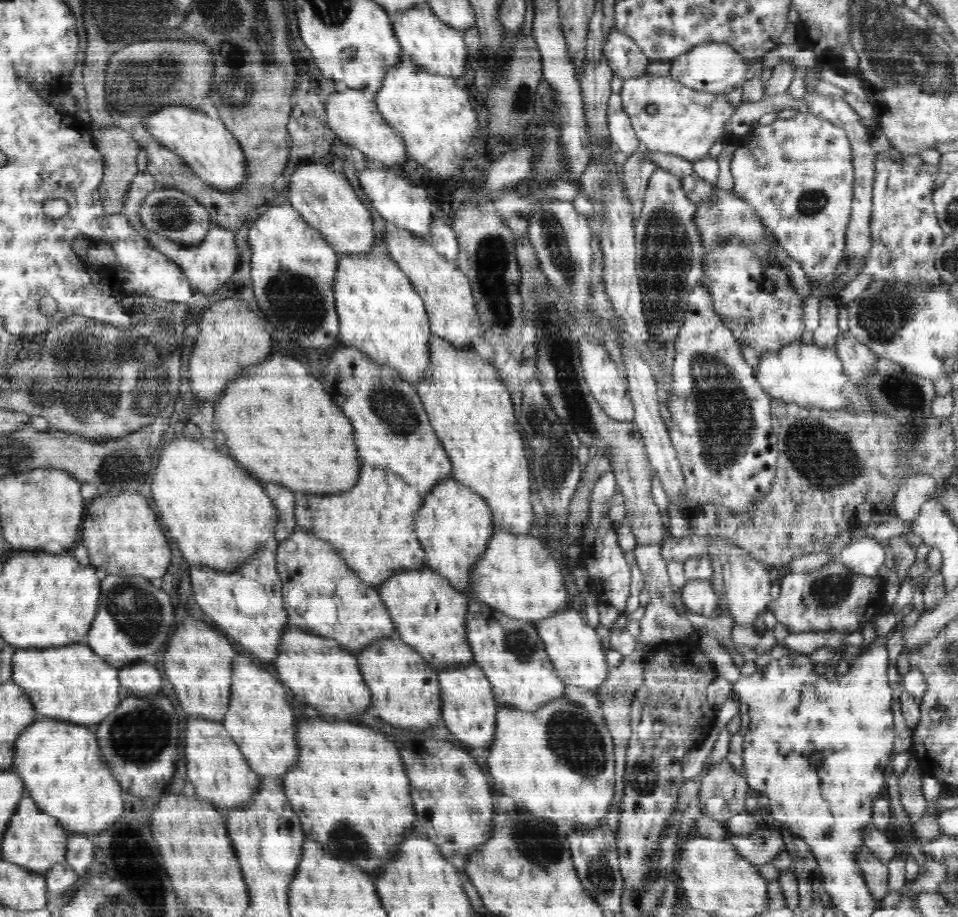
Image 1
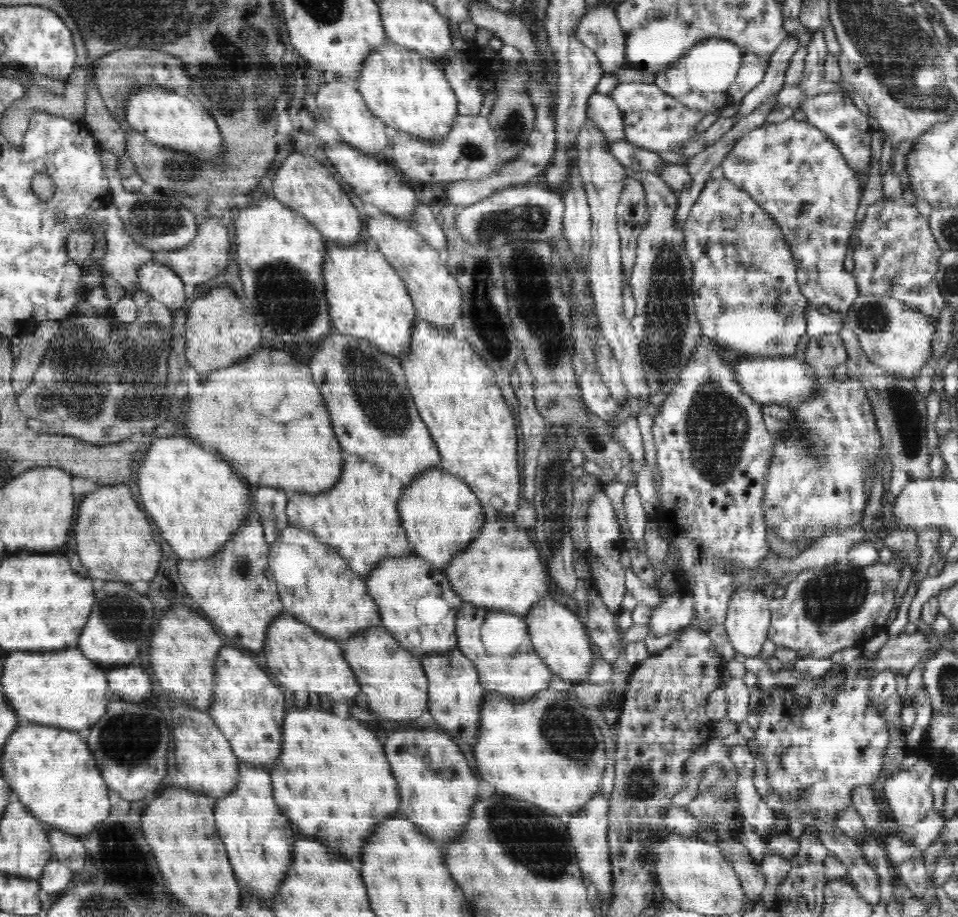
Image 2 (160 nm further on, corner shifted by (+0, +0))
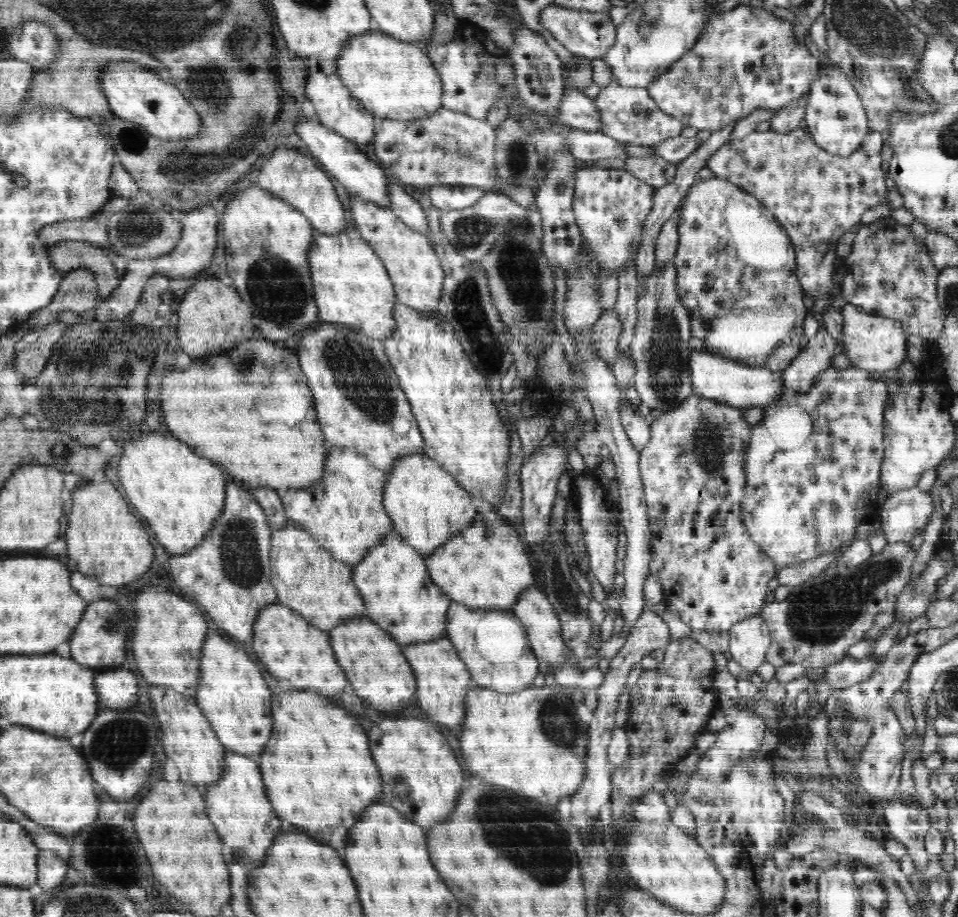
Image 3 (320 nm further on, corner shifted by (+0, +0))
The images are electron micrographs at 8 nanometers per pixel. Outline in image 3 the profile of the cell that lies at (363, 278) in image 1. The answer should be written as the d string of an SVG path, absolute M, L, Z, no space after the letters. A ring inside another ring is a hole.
M346 232L335 235L322 235L315 233L313 244L310 245L309 266L314 286L313 295L318 306L318 319L325 323L338 325L353 325L367 337L384 341L397 323L394 321L394 308L396 308L397 295L394 284L390 281L389 272L386 271L382 260L372 247L361 237L350 239Z

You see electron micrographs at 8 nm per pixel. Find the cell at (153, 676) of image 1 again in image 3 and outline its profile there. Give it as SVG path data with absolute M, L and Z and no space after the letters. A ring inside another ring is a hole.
M128 667L98 674L98 704L100 709L128 708L137 700L138 682Z

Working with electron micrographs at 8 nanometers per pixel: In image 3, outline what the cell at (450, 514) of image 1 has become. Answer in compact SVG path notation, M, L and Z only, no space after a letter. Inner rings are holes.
M423 452L412 453L404 456L396 462L396 465L388 472L388 480L385 482L383 507L392 519L395 533L406 541L406 544L419 550L422 556L430 556L438 548L452 540L452 537L466 530L476 520L476 507L470 504L470 495L465 488L436 461L427 457Z

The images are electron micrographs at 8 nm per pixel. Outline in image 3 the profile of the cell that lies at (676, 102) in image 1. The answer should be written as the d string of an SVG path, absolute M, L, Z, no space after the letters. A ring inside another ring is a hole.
M612 81L607 87L602 88L594 102L598 114L601 114L601 122L604 123L599 131L622 144L660 144L668 138L676 138L684 128L680 119L658 108L657 102L654 102L646 88L620 86Z

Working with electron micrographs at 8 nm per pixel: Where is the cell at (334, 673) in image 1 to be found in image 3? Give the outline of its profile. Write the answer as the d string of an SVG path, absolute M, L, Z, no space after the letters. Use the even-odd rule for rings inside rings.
M278 602L265 606L254 621L251 652L258 656L261 667L276 680L290 680L295 688L312 688L318 695L329 697L344 692L348 678L338 664L327 631L312 626L300 613Z

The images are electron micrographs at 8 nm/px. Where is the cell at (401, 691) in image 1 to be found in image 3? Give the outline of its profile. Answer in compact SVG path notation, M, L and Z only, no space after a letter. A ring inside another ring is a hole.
M365 616L342 621L327 631L334 656L345 671L353 691L378 710L398 710L417 693L417 679L402 646Z

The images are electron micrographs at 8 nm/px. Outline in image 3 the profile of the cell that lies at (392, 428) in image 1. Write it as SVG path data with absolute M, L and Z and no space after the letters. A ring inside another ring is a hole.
M325 323L314 330L302 333L295 350L302 372L306 375L306 385L314 394L314 404L318 406L318 424L322 438L328 448L354 449L364 455L372 466L389 472L398 460L412 453L423 452L424 442L410 403L400 388L397 374L390 366L382 341L367 337L353 325Z

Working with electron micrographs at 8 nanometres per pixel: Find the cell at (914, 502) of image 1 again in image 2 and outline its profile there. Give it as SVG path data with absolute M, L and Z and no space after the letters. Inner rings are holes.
M849 322L842 324L838 334L845 346L847 354L845 364L849 370L849 376L862 382L863 388L872 402L872 414L876 419L878 431L880 431L882 446L887 450L892 463L893 470L888 493L897 497L908 483L932 478L928 466L930 457L928 456L928 436L926 435L927 398L917 392L912 378L888 375L881 366L872 364L864 354Z

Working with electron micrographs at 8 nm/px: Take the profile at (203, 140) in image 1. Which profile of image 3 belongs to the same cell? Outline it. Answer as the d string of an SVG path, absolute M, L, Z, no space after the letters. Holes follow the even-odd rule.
M114 62L102 72L104 90L109 109L117 116L133 124L138 124L150 136L163 141L190 140L201 132L201 120L189 99L181 90L160 79L152 70L133 62Z

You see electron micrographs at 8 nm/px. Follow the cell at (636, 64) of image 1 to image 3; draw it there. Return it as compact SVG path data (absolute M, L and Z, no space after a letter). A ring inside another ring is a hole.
M548 5L542 9L539 16L540 24L551 32L562 46L590 60L601 59L615 43L617 27L612 23L608 12L588 12L587 10L568 10L556 5Z

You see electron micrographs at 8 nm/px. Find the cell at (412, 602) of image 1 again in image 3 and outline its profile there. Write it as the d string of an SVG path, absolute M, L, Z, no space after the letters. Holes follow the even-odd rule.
M394 532L390 534L390 538L386 538L386 542L382 542L382 546L375 546L374 550L370 550L370 554L366 553L357 565L352 566L353 581L365 598L364 616L383 628L401 646L418 645L446 637L446 615L453 601L432 582L425 557L418 552L419 550L406 544L406 541Z

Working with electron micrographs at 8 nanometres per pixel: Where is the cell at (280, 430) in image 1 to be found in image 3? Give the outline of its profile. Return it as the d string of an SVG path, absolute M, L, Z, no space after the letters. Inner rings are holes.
M250 340L250 342L242 341L242 346L236 345L218 356L214 355L214 358L204 358L202 362L192 362L188 370L174 369L168 374L164 374L162 390L160 390L160 398L162 398L160 406L164 410L166 430L168 430L168 434L186 442L194 450L194 454L202 454L202 458L210 458L212 462L222 464L232 474L232 478L244 482L242 484L244 488L260 488L262 486L281 492L292 488L305 489L324 476L324 460L328 456L328 450L324 448L324 442L322 442L324 438L322 438L321 426L316 422L314 397L311 395L310 387L306 385L306 375L300 368L296 351L286 350L268 340Z

